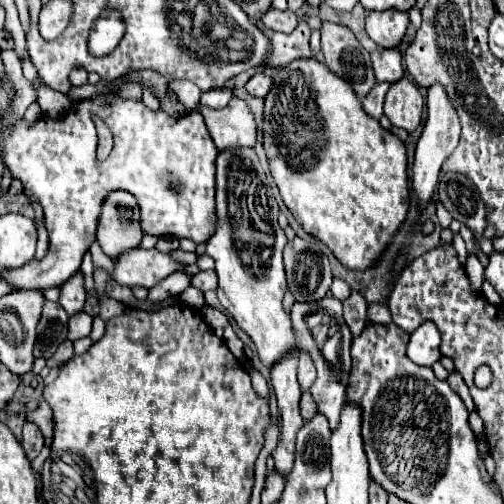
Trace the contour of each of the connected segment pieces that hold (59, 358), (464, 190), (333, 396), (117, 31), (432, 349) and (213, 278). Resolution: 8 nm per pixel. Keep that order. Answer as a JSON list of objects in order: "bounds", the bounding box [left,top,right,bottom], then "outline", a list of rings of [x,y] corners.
[{"bounds":[47,339,73,367],"outline":[[[65,339],[65,341],[57,347],[57,351],[53,353],[53,357],[47,359],[47,367],[57,367],[57,365],[69,361],[71,357],[73,357],[73,341]]]},{"bounds":[437,173,493,255],"outline":[[[443,173],[437,193],[439,193],[439,201],[449,209],[449,213],[461,223],[465,223],[479,237],[485,255],[491,255],[493,245],[491,241],[483,239],[483,229],[487,225],[483,201],[479,193],[475,193],[471,181],[461,173]]]},{"bounds":[291,297,353,429],"outline":[[[325,297],[321,301],[313,303],[295,303],[291,309],[293,329],[297,335],[299,349],[309,353],[315,367],[317,367],[317,379],[315,385],[309,389],[319,413],[323,413],[329,419],[331,429],[335,429],[335,421],[339,421],[339,409],[345,401],[345,391],[349,385],[349,373],[351,373],[351,341],[353,335],[343,319],[341,301],[335,297]]]},{"bounds":[89,11,125,57],"outline":[[[105,11],[91,29],[89,47],[96,57],[107,55],[118,45],[123,33],[125,33],[125,27],[123,27],[121,15],[117,11]]]},{"bounds":[407,321,441,367],"outline":[[[425,321],[423,325],[419,325],[409,339],[407,345],[407,357],[417,363],[417,365],[425,365],[431,367],[433,363],[437,363],[441,359],[439,353],[439,331],[435,329],[435,323]]]},{"bounds":[191,269,217,291],"outline":[[[211,269],[211,271],[199,271],[191,277],[191,285],[197,287],[199,291],[211,291],[211,289],[217,289],[217,273]]]}]

